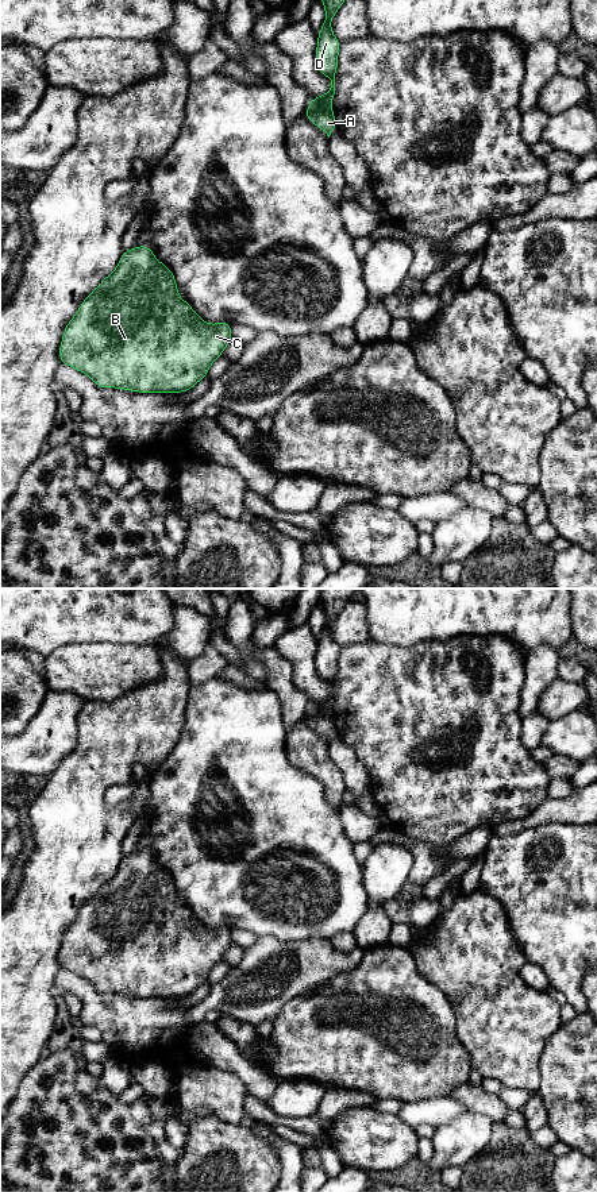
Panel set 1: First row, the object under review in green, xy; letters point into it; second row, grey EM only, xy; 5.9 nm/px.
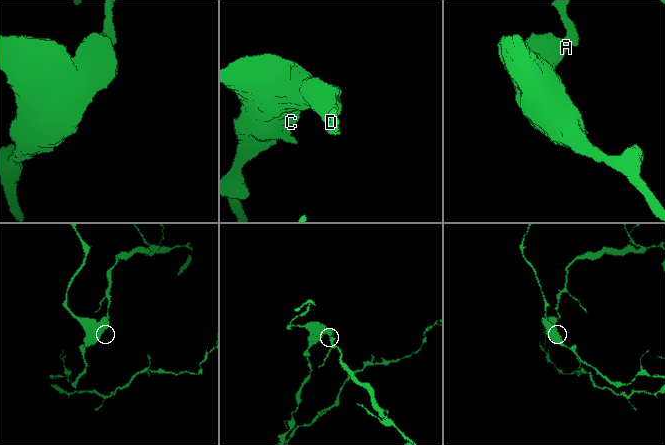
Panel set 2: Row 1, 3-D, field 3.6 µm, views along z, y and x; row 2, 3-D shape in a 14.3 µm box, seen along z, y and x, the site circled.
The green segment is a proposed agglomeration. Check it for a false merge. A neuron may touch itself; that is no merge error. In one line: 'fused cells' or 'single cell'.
fused cells

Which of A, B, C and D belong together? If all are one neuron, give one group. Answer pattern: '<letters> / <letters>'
A B C / D

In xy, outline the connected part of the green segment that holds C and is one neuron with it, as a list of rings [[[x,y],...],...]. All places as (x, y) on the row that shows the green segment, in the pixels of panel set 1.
[[[149,246],[123,251],[116,269],[81,302],[66,324],[59,344],[61,364],[86,374],[103,389],[115,387],[136,393],[185,393],[208,375],[211,364],[232,340],[232,324],[208,324],[178,296],[173,271],[161,263]]]

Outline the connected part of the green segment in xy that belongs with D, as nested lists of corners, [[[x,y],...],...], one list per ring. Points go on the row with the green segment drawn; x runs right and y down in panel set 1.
[[[321,0],[326,11],[326,19],[317,35],[317,47],[315,61],[319,72],[331,80],[331,88],[324,94],[311,99],[309,105],[319,107],[326,111],[332,111],[335,94],[335,73],[338,70],[338,54],[342,43],[335,38],[331,22],[335,13],[342,7],[344,0]]]

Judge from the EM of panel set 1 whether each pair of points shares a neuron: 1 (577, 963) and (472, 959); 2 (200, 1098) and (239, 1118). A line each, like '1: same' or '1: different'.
1: different
2: same

